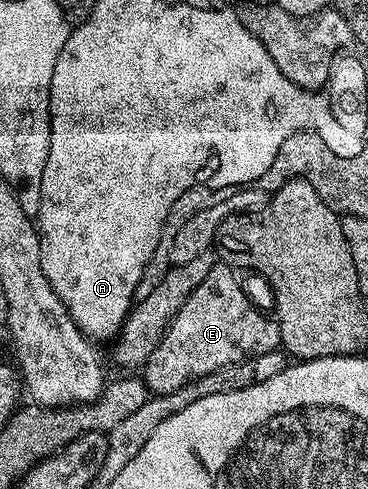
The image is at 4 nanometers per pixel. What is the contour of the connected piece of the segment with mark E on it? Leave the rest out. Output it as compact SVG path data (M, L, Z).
M217 261L213 269L209 269L209 277L189 293L189 301L181 305L177 317L169 325L169 329L163 335L163 340L153 349L149 361L141 369L141 378L147 385L151 395L164 395L173 393L173 389L181 389L181 385L191 383L197 377L205 377L222 367L228 367L231 363L241 363L252 353L261 351L278 351L281 344L279 341L279 324L270 314L262 315L251 304L249 296L243 292L239 279L228 264Z

